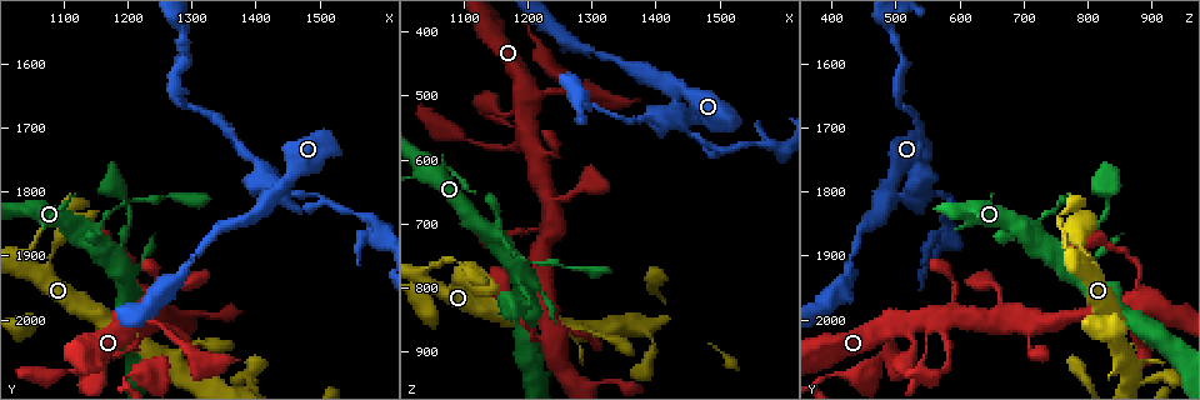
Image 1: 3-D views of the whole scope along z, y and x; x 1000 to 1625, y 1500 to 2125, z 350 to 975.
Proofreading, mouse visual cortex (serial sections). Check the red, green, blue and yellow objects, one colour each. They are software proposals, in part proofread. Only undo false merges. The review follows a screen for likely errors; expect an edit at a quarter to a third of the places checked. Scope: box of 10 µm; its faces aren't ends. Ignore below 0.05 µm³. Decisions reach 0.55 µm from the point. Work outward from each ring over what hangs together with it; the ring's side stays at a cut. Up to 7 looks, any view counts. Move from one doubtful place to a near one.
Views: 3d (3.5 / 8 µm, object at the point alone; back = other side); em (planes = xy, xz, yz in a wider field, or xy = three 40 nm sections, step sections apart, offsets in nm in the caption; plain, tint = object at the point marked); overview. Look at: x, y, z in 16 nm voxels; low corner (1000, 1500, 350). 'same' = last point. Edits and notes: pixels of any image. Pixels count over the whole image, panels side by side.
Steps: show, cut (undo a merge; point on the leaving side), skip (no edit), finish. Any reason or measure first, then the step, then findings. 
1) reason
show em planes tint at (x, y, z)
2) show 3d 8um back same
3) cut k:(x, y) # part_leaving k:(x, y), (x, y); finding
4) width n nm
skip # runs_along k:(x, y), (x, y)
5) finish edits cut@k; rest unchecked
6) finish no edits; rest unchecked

narrows sharply
show 3d 3.5um at (1240, 1960, 590)

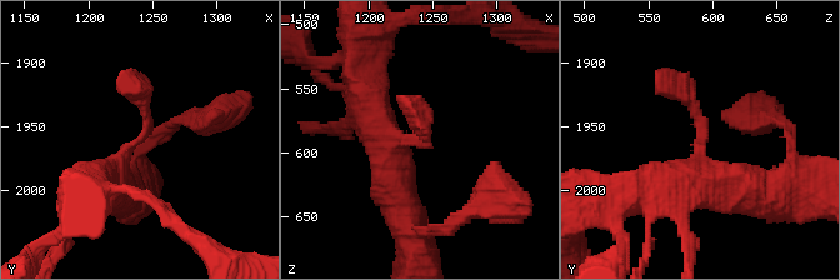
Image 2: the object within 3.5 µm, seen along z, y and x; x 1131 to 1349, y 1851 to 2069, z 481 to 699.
show em xy step 5 tint at (1240, 1962, 590)

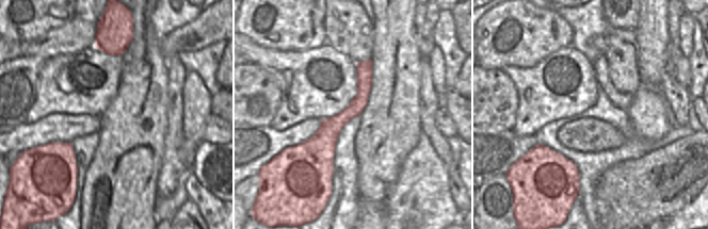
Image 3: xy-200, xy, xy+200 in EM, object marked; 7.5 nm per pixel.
show em xy step 2 tint same

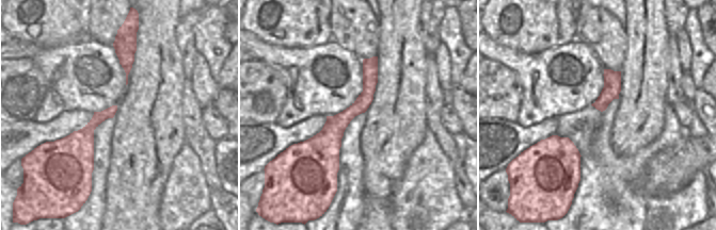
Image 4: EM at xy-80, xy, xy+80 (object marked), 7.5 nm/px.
skip # runs_along 4:(375, 59), (366, 97), (331, 134), (334, 178); all the same cell

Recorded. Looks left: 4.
looks like a crossing
show 3d 3.5um at (1240, 1965, 880)

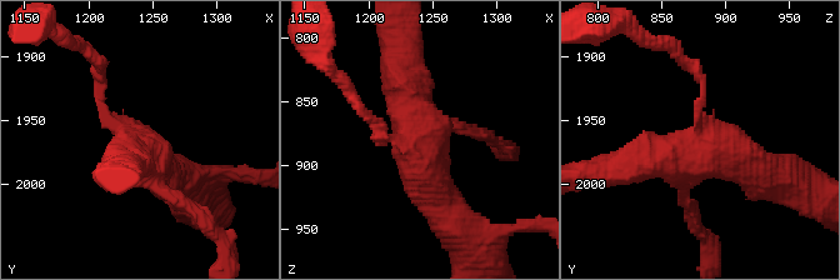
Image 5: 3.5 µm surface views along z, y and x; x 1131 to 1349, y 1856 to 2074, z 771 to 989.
arms 4; arm_widths 100, 150, 450, 500 nm
show em xy step 1 tint at (1234, 1968, 880)

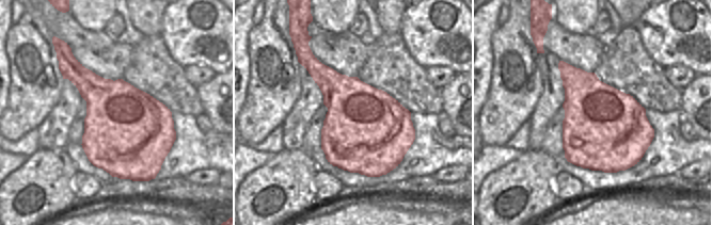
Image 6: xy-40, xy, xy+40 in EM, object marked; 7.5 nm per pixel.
skip # runs_along 5:(399, 64), (421, 164), (440, 205); continuous, no second cell

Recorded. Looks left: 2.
thin neck
show 3d 8um at (1155, 2055, 530)

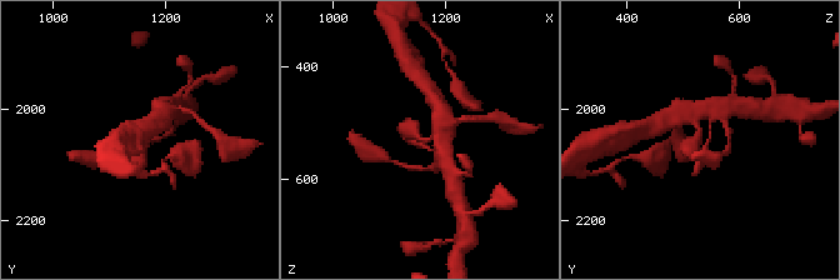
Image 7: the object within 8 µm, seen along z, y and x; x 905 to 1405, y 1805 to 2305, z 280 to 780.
shape alone is not enough
show em xy step 3 tint same

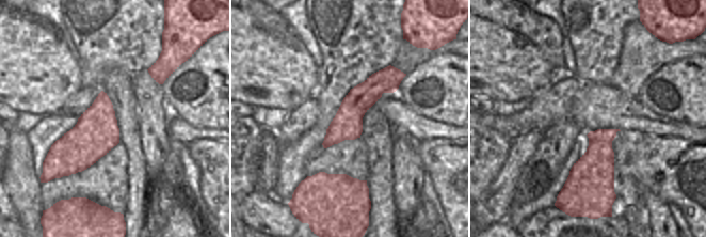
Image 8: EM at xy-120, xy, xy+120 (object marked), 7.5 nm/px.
skip # runs_along 8:(401, 75), (382, 81), (325, 144); continuous, no second cell

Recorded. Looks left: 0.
finish no edits; rest unchecked

